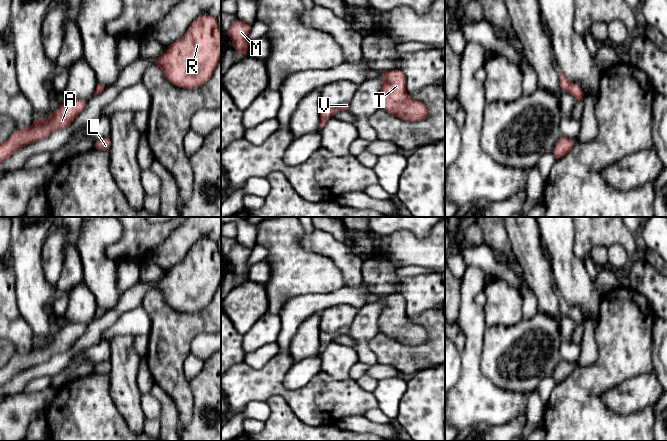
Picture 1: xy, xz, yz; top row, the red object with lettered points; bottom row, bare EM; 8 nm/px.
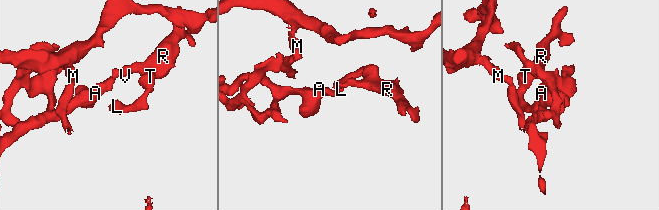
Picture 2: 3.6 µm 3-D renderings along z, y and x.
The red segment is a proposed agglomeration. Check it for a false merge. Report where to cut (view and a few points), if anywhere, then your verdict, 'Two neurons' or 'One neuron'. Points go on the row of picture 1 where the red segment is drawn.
No split. One neuron

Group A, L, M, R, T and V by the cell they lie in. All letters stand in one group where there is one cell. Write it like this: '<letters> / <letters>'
A L M R T V

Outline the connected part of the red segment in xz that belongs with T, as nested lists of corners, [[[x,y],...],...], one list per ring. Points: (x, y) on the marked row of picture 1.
[[[401,70],[387,71],[380,74],[380,78],[382,85],[377,96],[379,109],[409,122],[428,117],[427,107],[421,101],[408,96],[405,75]]]

